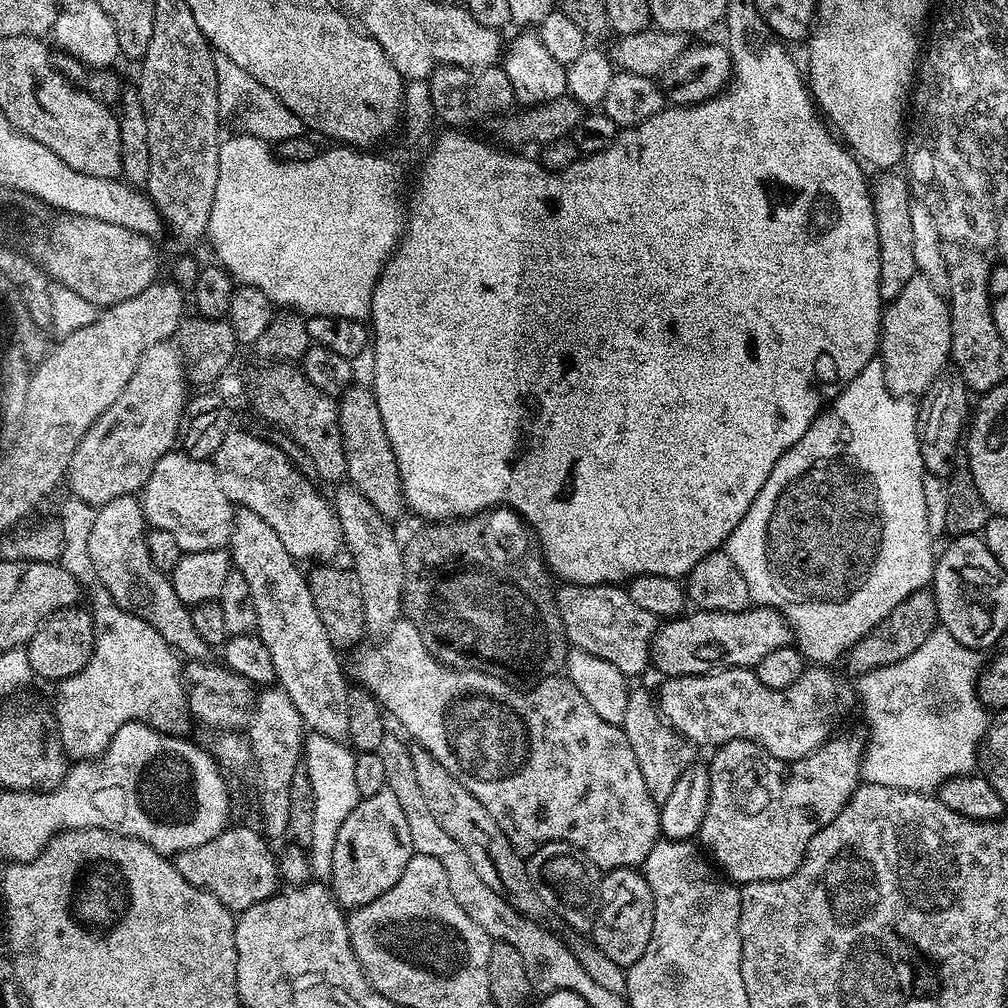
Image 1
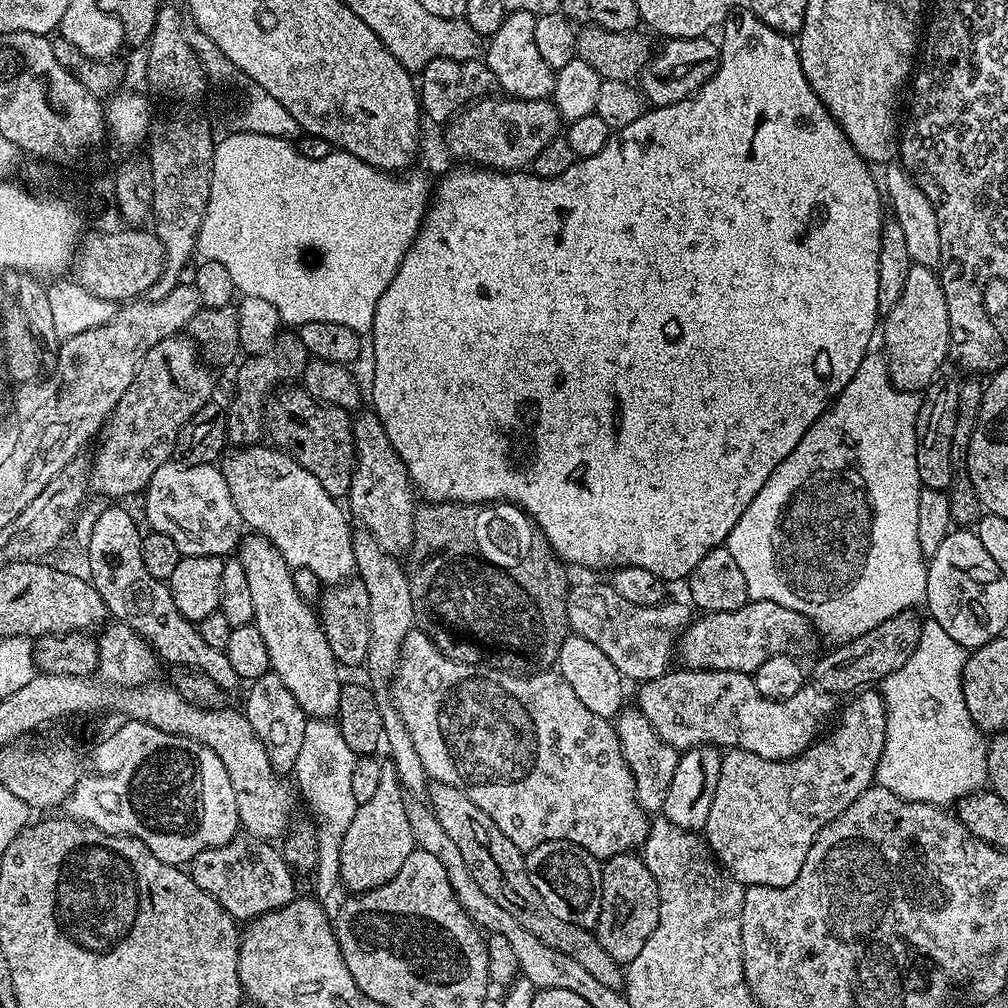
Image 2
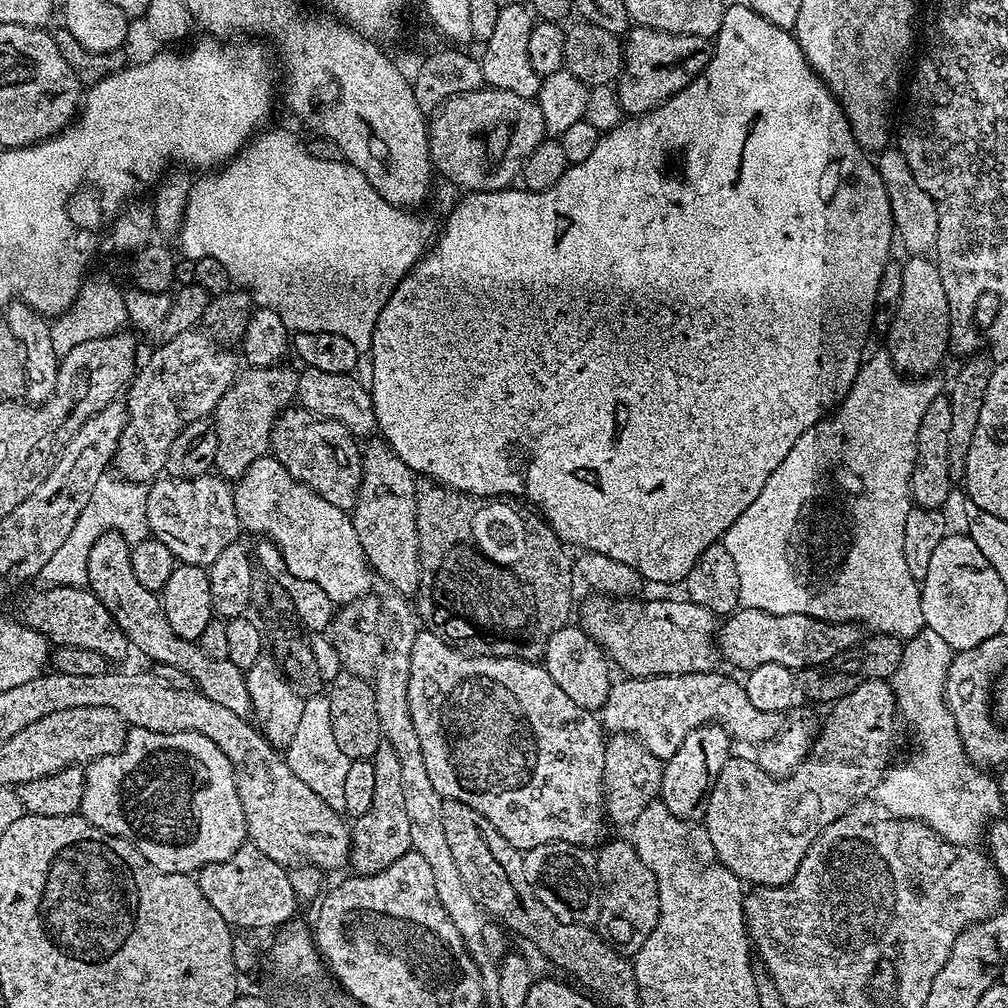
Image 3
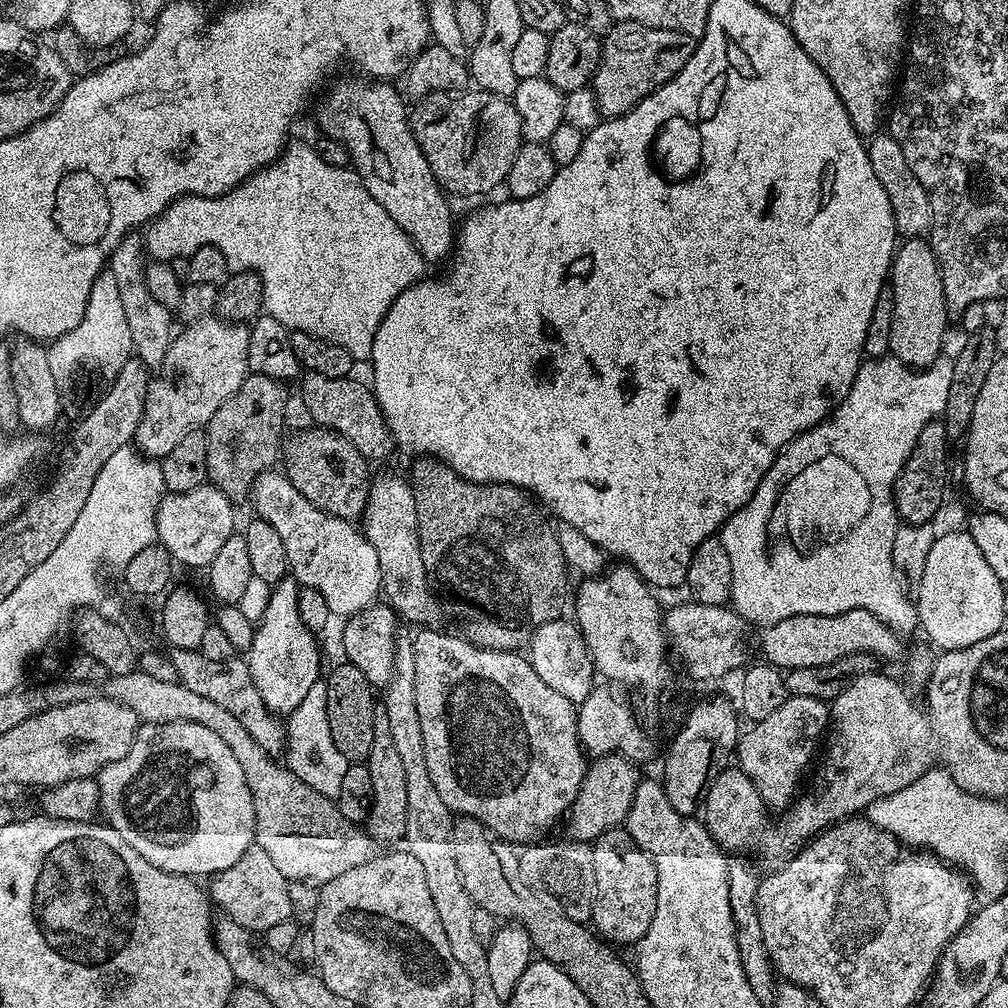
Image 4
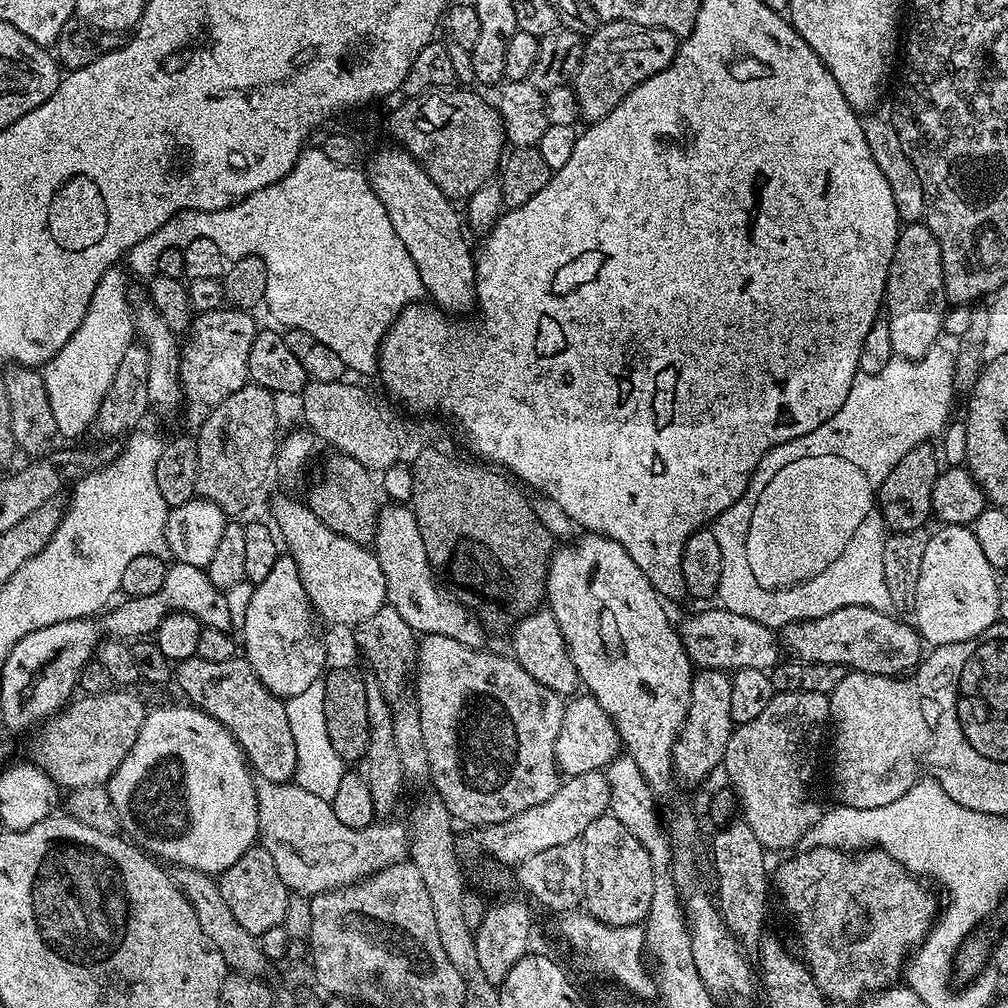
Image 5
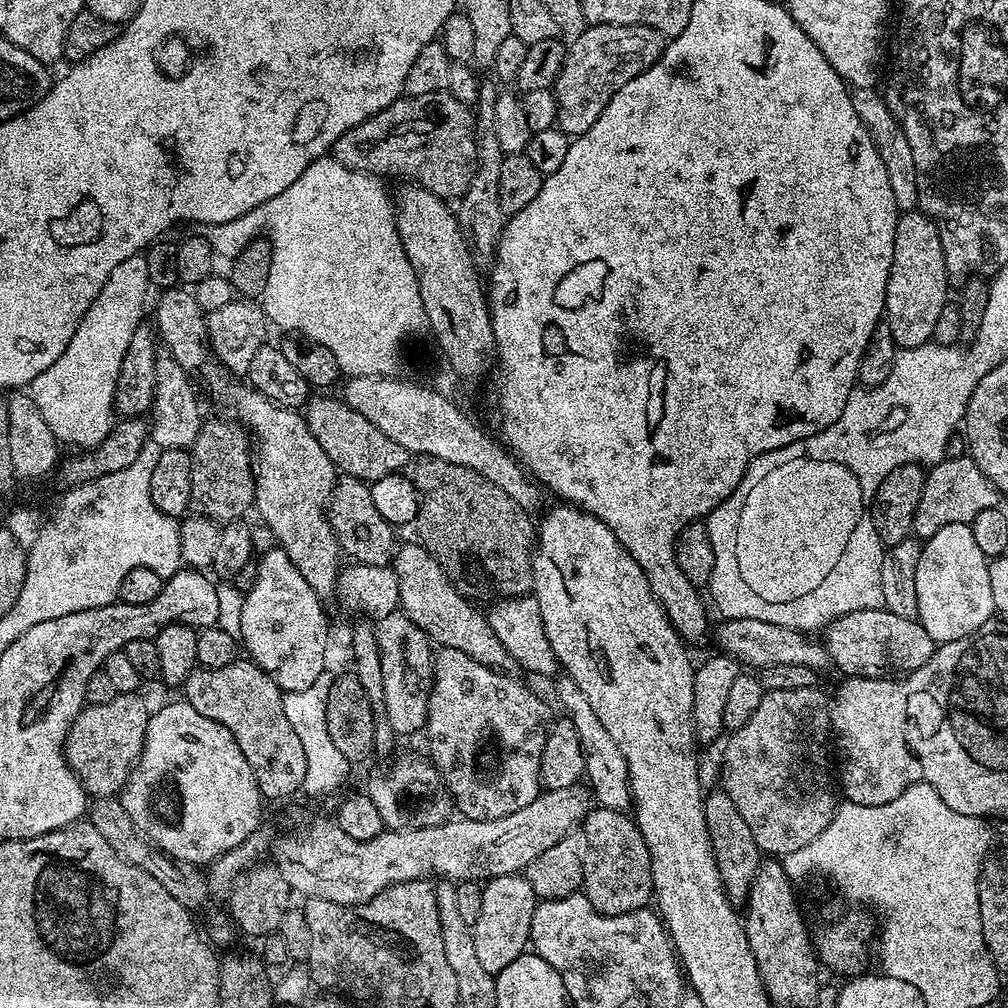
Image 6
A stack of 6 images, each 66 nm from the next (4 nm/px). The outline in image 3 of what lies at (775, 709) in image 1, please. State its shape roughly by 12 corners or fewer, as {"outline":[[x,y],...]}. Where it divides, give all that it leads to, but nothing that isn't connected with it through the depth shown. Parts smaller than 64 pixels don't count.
{"outline":[[722,672],[617,679],[598,719],[661,762],[720,724],[763,744],[781,713]]}

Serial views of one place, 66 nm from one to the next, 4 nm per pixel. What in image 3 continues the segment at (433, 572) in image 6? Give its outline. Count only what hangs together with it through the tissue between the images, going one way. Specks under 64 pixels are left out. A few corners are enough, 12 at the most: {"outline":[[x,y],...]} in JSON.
{"outline":[[380,438],[363,445],[350,509],[372,570],[420,581],[417,477]]}

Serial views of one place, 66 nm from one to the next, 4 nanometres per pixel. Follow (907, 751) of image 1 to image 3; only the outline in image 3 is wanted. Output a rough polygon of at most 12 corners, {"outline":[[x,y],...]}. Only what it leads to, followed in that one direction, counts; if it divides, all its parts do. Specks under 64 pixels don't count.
{"outline":[[907,641],[890,680],[912,753],[874,799],[972,846],[1006,808],[944,699],[954,649]]}

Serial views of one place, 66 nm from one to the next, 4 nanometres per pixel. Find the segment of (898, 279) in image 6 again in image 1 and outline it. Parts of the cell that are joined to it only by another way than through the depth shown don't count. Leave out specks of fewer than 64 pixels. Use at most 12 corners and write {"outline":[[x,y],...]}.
{"outline":[[925,276],[883,309],[890,394],[923,396],[949,363],[950,310]]}

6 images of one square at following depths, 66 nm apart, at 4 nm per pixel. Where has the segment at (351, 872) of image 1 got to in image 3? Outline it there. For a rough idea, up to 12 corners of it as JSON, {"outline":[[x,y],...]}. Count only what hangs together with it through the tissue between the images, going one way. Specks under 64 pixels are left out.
{"outline":[[398,754],[372,755],[374,803],[350,828],[350,868],[378,874],[413,851]]}

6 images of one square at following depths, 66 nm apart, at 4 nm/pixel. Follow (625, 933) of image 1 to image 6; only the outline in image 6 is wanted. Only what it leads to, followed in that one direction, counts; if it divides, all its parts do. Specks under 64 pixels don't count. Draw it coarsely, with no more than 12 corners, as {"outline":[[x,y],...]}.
{"outline":[[627,811],[585,815],[582,892],[594,910],[649,907],[652,859]]}

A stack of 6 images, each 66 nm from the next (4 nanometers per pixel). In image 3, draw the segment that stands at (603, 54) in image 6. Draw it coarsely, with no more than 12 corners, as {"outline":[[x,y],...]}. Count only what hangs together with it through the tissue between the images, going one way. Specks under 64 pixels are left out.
{"outline":[[639,26],[627,33],[614,87],[632,118],[703,72],[703,36]]}

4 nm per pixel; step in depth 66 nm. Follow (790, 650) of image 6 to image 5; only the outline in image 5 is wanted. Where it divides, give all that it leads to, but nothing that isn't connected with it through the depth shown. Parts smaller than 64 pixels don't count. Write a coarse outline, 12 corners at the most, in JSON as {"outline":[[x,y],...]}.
{"outline":[[723,606],[678,628],[697,669],[768,672],[773,629]]}

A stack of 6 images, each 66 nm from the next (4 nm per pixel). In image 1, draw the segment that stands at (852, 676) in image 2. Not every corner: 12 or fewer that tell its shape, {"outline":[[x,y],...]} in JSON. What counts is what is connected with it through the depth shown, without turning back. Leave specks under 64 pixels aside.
{"outline":[[931,589],[904,598],[846,656],[861,676],[904,661],[937,629]]}

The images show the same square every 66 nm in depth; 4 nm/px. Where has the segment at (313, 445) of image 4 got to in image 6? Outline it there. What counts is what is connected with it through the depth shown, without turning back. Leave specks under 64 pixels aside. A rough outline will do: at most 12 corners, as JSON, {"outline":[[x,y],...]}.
{"outline":[[341,475],[326,515],[349,561],[391,565],[397,529]]}

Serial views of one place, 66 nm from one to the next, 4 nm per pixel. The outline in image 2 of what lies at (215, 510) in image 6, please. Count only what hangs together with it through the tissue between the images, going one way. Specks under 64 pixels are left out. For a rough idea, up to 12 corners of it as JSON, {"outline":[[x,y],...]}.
{"outline":[[280,333],[243,359],[226,409],[228,438],[265,431],[264,405],[299,381],[309,359],[299,333]]}

